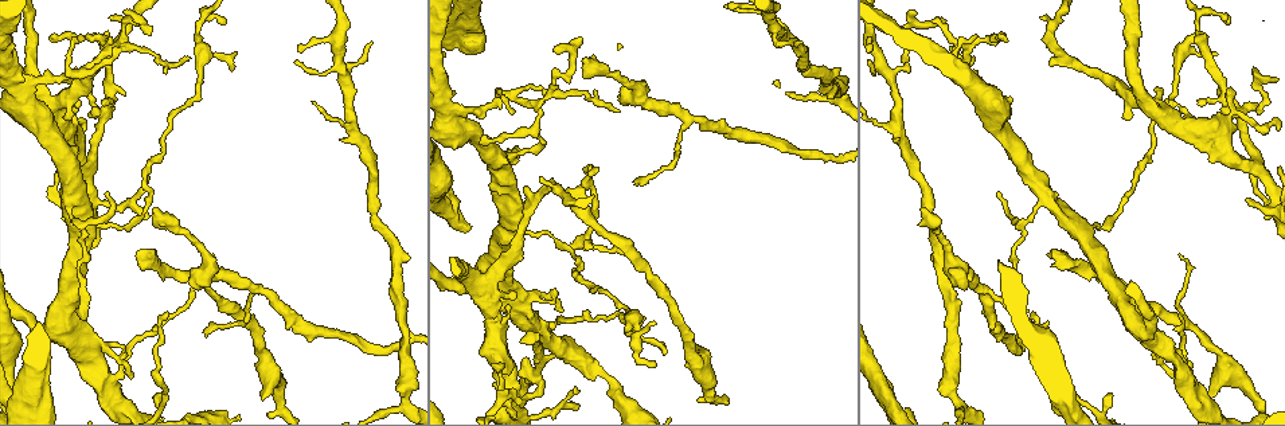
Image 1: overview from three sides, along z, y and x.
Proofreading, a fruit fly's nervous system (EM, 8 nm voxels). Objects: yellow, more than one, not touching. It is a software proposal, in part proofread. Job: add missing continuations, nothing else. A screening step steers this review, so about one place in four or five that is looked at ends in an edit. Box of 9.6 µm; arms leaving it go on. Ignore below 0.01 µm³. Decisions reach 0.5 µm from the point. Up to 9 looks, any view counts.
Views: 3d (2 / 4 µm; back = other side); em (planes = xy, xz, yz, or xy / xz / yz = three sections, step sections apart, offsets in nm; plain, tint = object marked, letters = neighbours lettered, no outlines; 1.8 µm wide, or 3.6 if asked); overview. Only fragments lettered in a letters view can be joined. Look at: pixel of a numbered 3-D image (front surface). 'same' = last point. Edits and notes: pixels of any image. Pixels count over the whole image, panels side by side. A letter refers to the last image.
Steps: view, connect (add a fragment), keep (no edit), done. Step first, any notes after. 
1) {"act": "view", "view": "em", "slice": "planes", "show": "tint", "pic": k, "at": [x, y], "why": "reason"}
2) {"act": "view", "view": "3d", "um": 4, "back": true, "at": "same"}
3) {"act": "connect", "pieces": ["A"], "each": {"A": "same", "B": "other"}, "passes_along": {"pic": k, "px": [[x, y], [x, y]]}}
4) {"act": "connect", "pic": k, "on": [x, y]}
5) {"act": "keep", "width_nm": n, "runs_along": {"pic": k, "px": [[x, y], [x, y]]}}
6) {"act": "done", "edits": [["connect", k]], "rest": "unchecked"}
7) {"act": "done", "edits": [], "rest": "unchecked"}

{"act": "view", "view": "em", "slice": "yz", "step": 16, "show": "letters", "pic": 1, "at": [464, 19], "why": "three-way junction"}

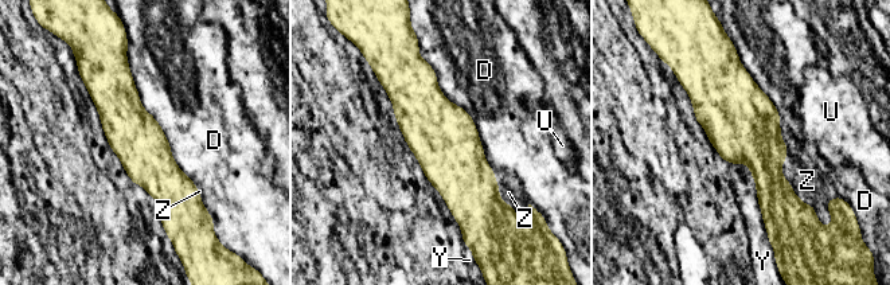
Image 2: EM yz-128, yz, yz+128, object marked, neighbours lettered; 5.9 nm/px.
{"act": "connect", "pic": 2, "on": [807, 180], "each": {"D": "other", "U": "other", "Y": "other", "Z": "same"}, "passes_along": {"pic": 2, "px": [[752, 135], [783, 163], [807, 180]]}, "found": "the neuron continues"}

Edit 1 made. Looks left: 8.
{"act": "view", "view": "overview"}

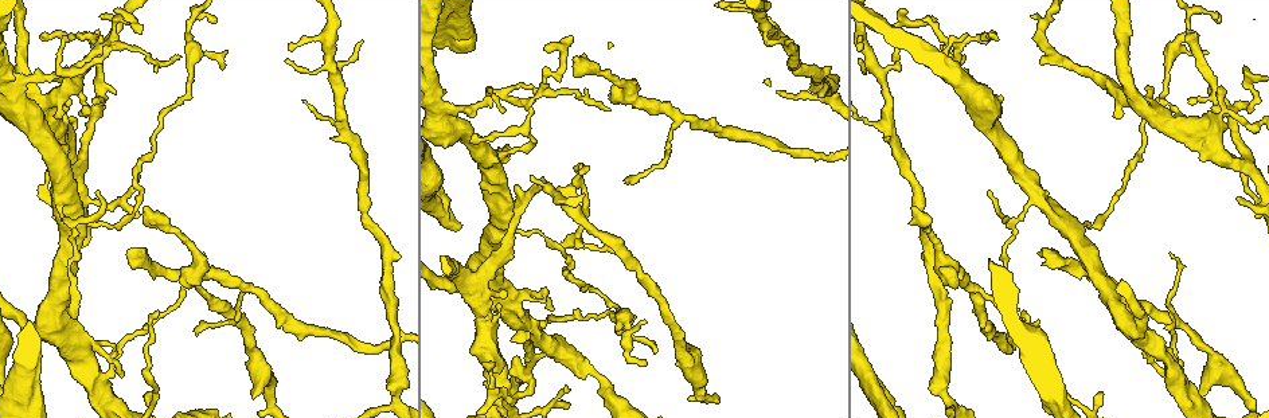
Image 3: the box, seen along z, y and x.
{"act": "view", "view": "em", "slice": "planes", "show": "tint", "pic": 3, "at": [956, 50], "why": "four arms meet"}

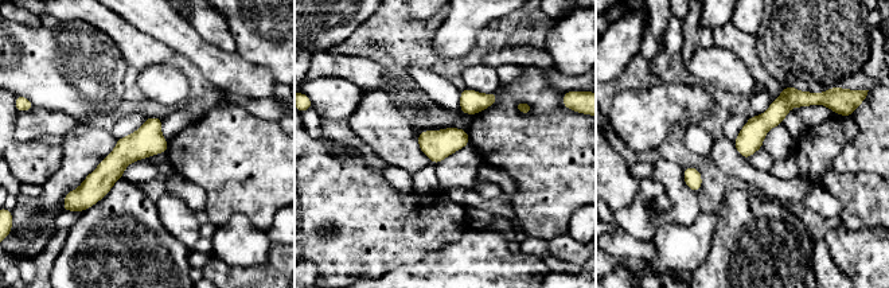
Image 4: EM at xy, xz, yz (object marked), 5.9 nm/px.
{"act": "view", "view": "em", "slice": "planes", "show": "letters", "at": "same"}

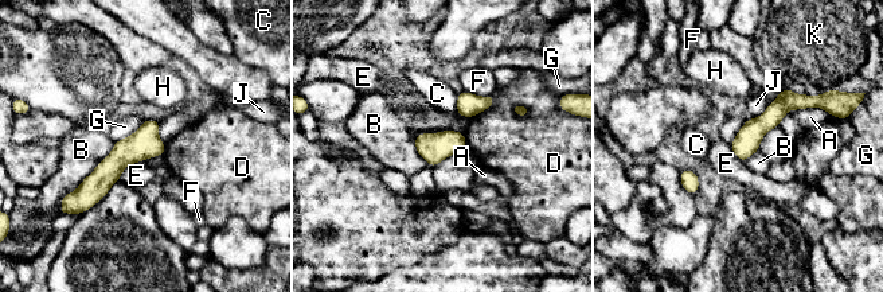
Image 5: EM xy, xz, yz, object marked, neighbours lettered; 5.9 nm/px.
{"act": "keep", "width_nm": 150, "each": {"A": "other", "B": "other", "C": "other", "D": "other", "E": "other", "F": "other", "G": "other", "H": "other", "J": "other", "K": "other"}, "runs_along": {"pic": 5, "px": [[155, 124], [85, 194], [79, 195]]}, "found": "no lettered fragment goes on from it"}

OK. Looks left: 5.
{"act": "view", "view": "em", "slice": "planes", "show": "plain", "pic": 3, "at": [83, 32], "why": "branch stops here"}

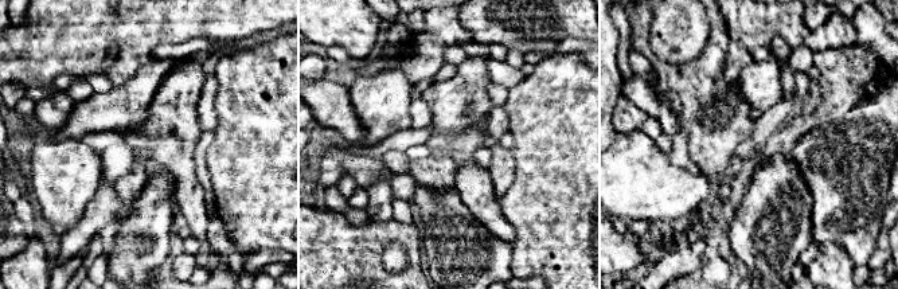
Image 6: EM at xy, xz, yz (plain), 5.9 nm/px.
{"act": "view", "view": "em", "slice": "planes", "show": "letters", "at": "same", "why": "see the neighbours"}

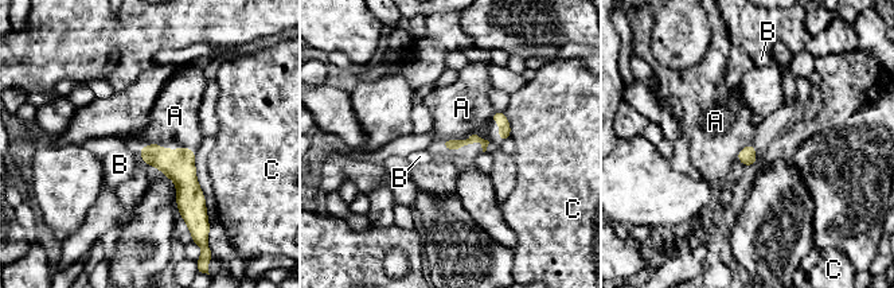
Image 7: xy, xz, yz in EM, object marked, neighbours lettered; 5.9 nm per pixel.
{"act": "keep", "longest_contact_nm": ["C", 170], "each": {"A": "other", "B": "other", "C": "other"}, "border": {"pic": 7, "px": [[463, 139], [445, 139], [441, 141]]}, "found": "no lettered fragment goes on from it"}

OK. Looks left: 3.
{"act": "view", "view": "3d", "um": 2, "back": true, "pic": 3, "at": [565, 391], "why": "thin end"}

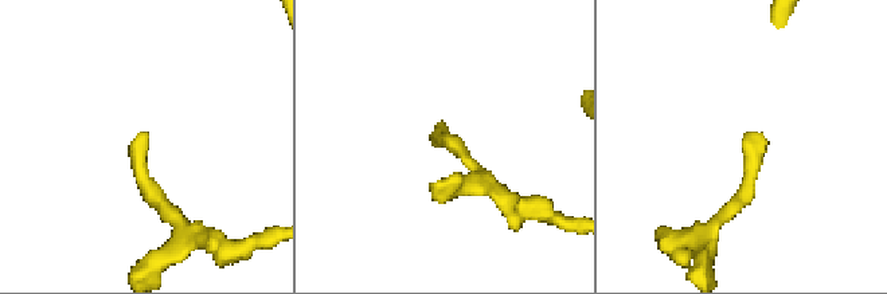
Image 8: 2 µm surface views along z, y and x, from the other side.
{"act": "view", "view": "em", "slice": "yz", "step": 8, "show": "letters", "pic": 8, "at": [146, 133], "why": "need the tissue"}

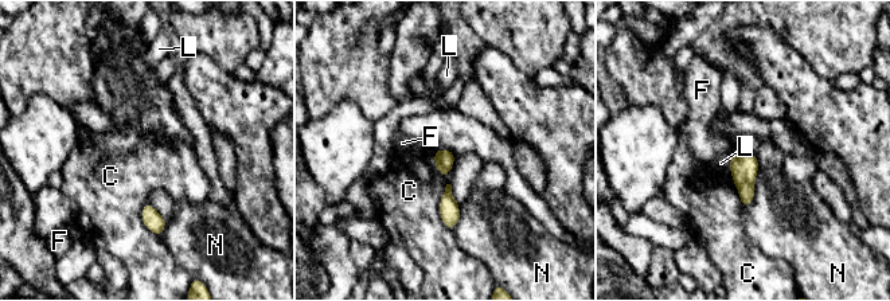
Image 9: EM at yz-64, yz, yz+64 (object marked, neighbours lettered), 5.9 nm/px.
{"act": "view", "view": "em", "slice": "planes", "show": "letters", "at": "same"}

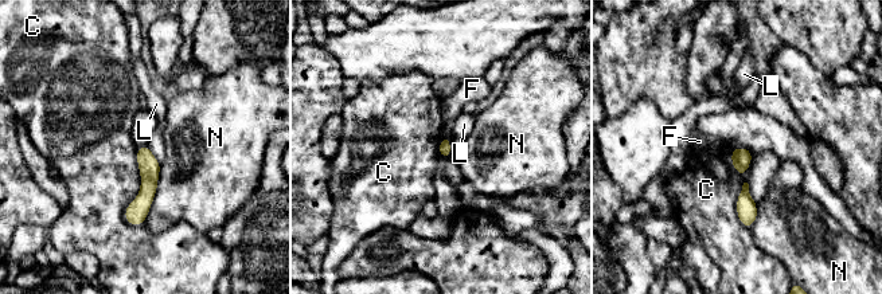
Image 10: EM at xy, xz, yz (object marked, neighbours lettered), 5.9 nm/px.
{"act": "keep", "each": {"C": "other", "F": "other", "L": "other", "N": "other"}, "border": {"pic": 10, "px": [[137, 148], [133, 226]]}, "found": "no lettered fragment goes on from it"}

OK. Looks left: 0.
{"act": "done", "edits": [["connect", 2]], "rest": "unchecked"}

